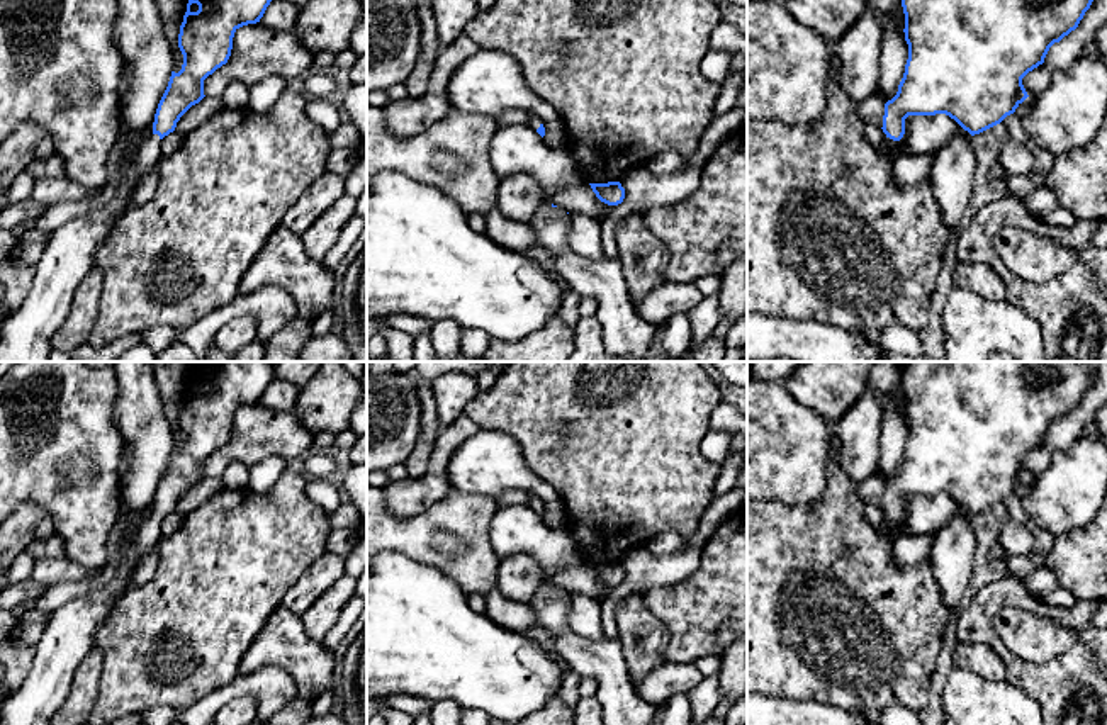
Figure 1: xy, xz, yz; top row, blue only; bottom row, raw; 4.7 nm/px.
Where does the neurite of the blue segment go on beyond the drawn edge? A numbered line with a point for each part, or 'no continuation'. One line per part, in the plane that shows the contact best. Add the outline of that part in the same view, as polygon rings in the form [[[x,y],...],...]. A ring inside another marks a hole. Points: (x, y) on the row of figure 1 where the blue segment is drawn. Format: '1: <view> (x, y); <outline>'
1: xy (148, 155); [[[151,134],[138,149],[132,158],[136,168],[138,185],[148,177],[148,173],[158,166],[161,160],[161,139],[158,134]]]

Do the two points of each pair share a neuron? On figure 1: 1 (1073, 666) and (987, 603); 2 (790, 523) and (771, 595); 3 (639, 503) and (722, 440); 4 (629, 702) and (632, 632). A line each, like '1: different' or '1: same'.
1: same
2: same
3: different
4: different

